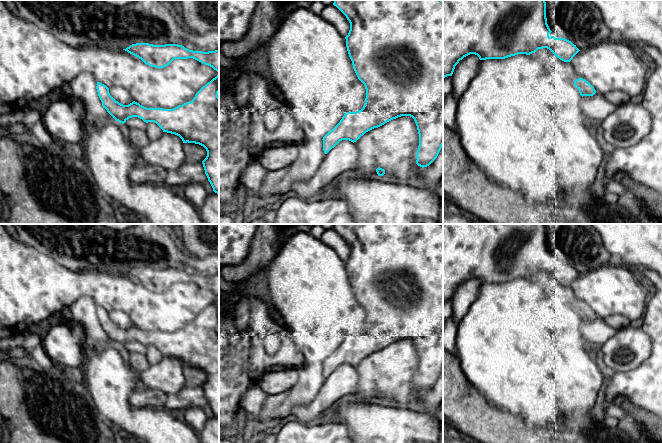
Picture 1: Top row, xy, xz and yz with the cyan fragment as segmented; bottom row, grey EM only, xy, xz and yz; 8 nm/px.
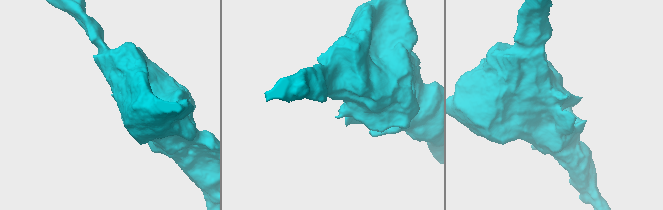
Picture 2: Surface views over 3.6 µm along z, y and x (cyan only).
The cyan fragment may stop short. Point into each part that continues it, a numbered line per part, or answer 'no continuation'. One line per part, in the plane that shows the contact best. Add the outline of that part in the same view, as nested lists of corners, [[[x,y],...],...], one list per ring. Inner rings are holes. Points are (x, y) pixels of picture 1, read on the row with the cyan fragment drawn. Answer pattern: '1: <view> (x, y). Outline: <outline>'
no continuation

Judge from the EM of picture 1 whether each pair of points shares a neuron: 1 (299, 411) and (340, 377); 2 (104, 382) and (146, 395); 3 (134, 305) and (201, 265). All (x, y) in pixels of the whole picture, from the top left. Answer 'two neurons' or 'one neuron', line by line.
1: one neuron
2: two neurons
3: two neurons

